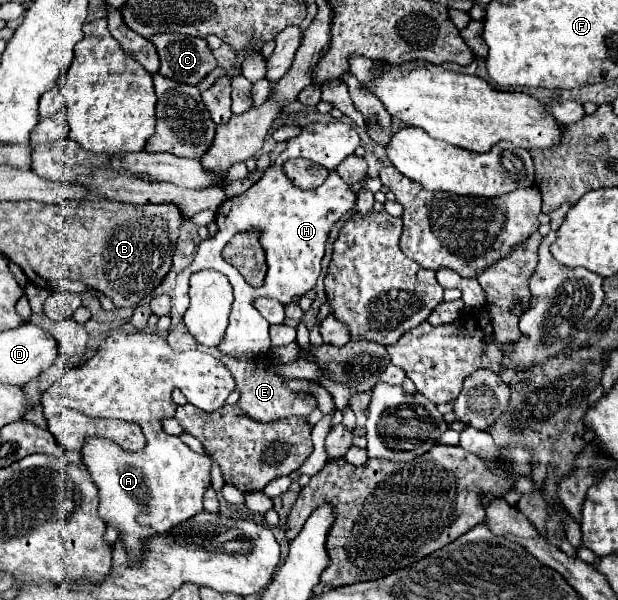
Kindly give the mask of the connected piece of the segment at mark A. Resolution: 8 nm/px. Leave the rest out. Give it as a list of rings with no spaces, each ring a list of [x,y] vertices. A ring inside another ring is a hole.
[[[129,334],[129,336],[111,336],[107,338],[101,346],[99,352],[83,362],[79,368],[71,368],[65,372],[65,376],[53,384],[49,390],[43,392],[41,406],[45,418],[51,418],[61,412],[61,408],[73,408],[79,410],[85,416],[91,418],[121,418],[121,420],[131,420],[141,426],[147,446],[139,452],[127,452],[119,448],[115,442],[105,440],[105,438],[91,438],[83,446],[83,462],[87,470],[91,472],[91,478],[95,480],[95,486],[99,488],[99,516],[107,526],[113,526],[121,534],[121,542],[127,548],[127,554],[133,562],[143,562],[143,556],[147,552],[149,540],[169,534],[175,526],[191,520],[191,516],[203,512],[203,496],[205,490],[211,486],[211,458],[207,454],[197,454],[193,452],[187,444],[183,444],[179,438],[169,436],[161,428],[161,418],[173,416],[175,414],[175,402],[171,400],[173,388],[183,390],[187,400],[201,410],[213,412],[221,408],[227,400],[227,396],[235,390],[235,378],[223,362],[217,358],[203,354],[203,352],[173,352],[167,344],[167,340],[159,334]]]

